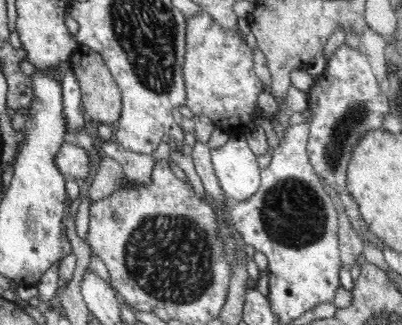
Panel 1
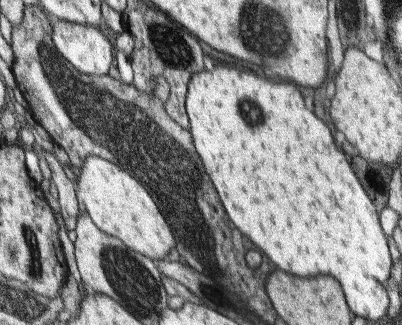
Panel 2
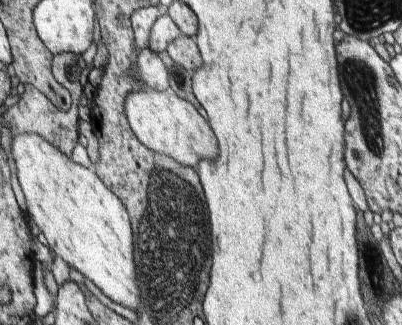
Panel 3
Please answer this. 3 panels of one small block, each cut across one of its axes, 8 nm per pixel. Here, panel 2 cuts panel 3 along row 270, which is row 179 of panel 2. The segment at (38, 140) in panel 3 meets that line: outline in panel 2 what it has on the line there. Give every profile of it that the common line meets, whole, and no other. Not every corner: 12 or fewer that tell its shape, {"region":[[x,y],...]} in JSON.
{"region":[[89,156],[77,202],[93,224],[149,260],[177,246],[153,194]]}

